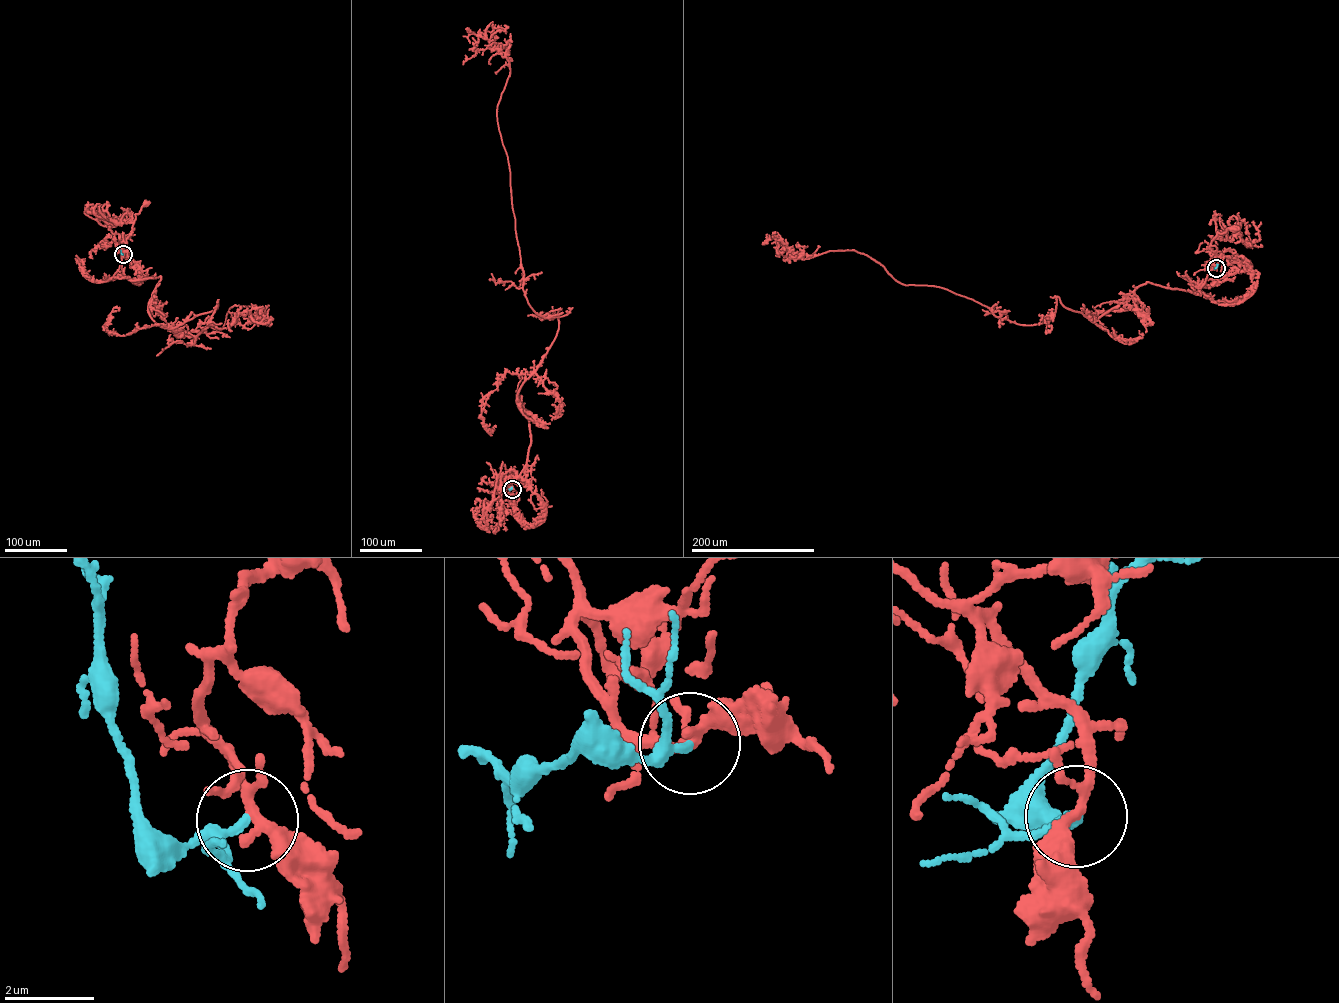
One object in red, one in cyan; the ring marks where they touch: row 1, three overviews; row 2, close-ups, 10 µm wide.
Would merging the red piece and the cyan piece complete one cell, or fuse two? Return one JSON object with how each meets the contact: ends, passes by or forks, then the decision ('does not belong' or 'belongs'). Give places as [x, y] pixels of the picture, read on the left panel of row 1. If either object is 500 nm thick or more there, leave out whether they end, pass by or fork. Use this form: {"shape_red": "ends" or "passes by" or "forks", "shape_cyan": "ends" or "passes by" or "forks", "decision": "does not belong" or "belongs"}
{"shape_red": "forks", "shape_cyan": "passes by", "decision": "does not belong"}

